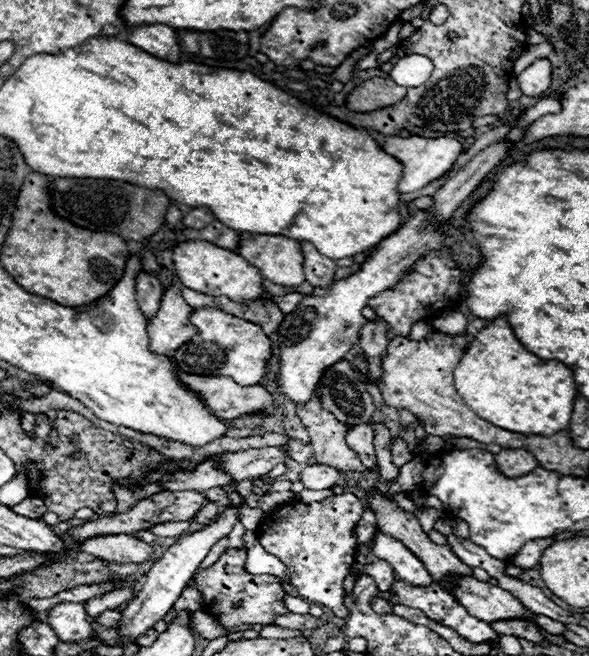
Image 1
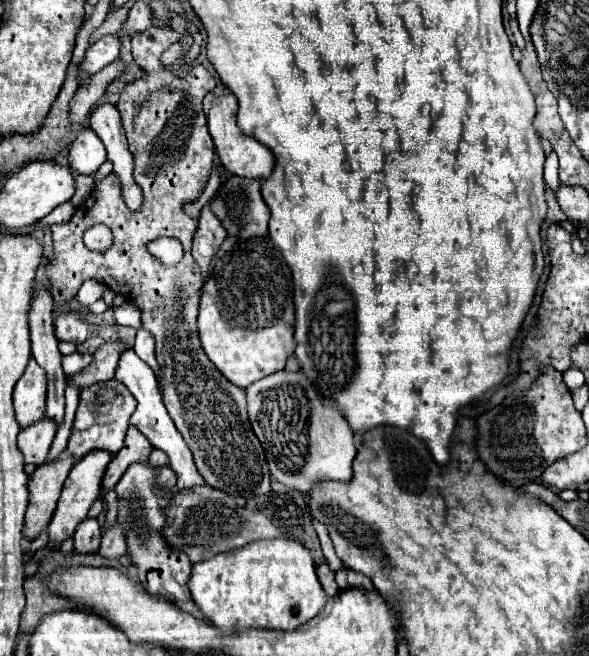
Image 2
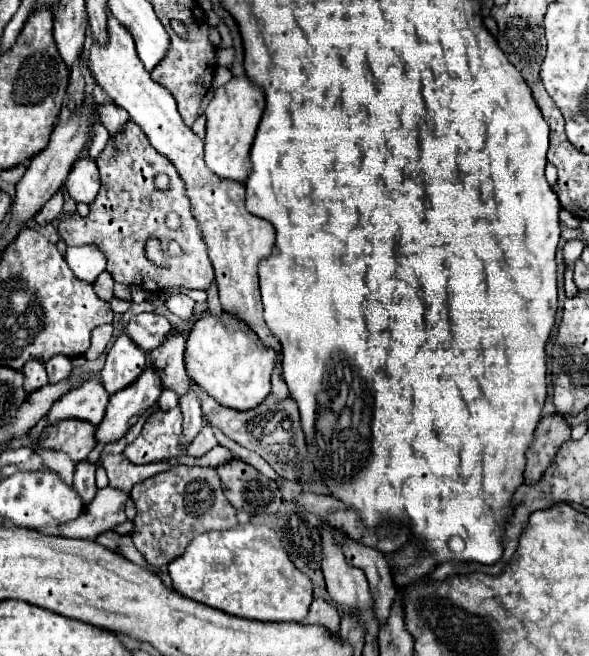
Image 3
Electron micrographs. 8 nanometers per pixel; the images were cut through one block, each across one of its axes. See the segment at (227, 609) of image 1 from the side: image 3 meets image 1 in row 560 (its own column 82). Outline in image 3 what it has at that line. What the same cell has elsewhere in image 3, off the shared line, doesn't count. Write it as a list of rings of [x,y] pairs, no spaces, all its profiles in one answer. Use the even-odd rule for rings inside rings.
[[[126,122],[120,132],[110,136],[106,148],[96,158],[96,164],[100,168],[102,186],[98,196],[90,204],[90,214],[86,218],[78,214],[64,214],[60,218],[58,234],[66,242],[66,246],[98,244],[108,258],[108,272],[114,282],[138,286],[152,294],[164,292],[168,286],[208,288],[214,282],[208,248],[198,232],[198,224],[194,224],[190,200],[186,200],[184,196],[182,178],[178,176],[174,165],[150,146],[143,132],[132,130],[130,122]],[[158,174],[166,174],[170,178],[170,186],[166,192],[154,186],[154,178]],[[170,212],[176,212],[182,218],[180,230],[170,230],[164,224]],[[148,236],[158,236],[164,250],[168,250],[170,240],[176,240],[182,246],[182,256],[168,256],[170,268],[158,268],[150,264],[144,252]]]

